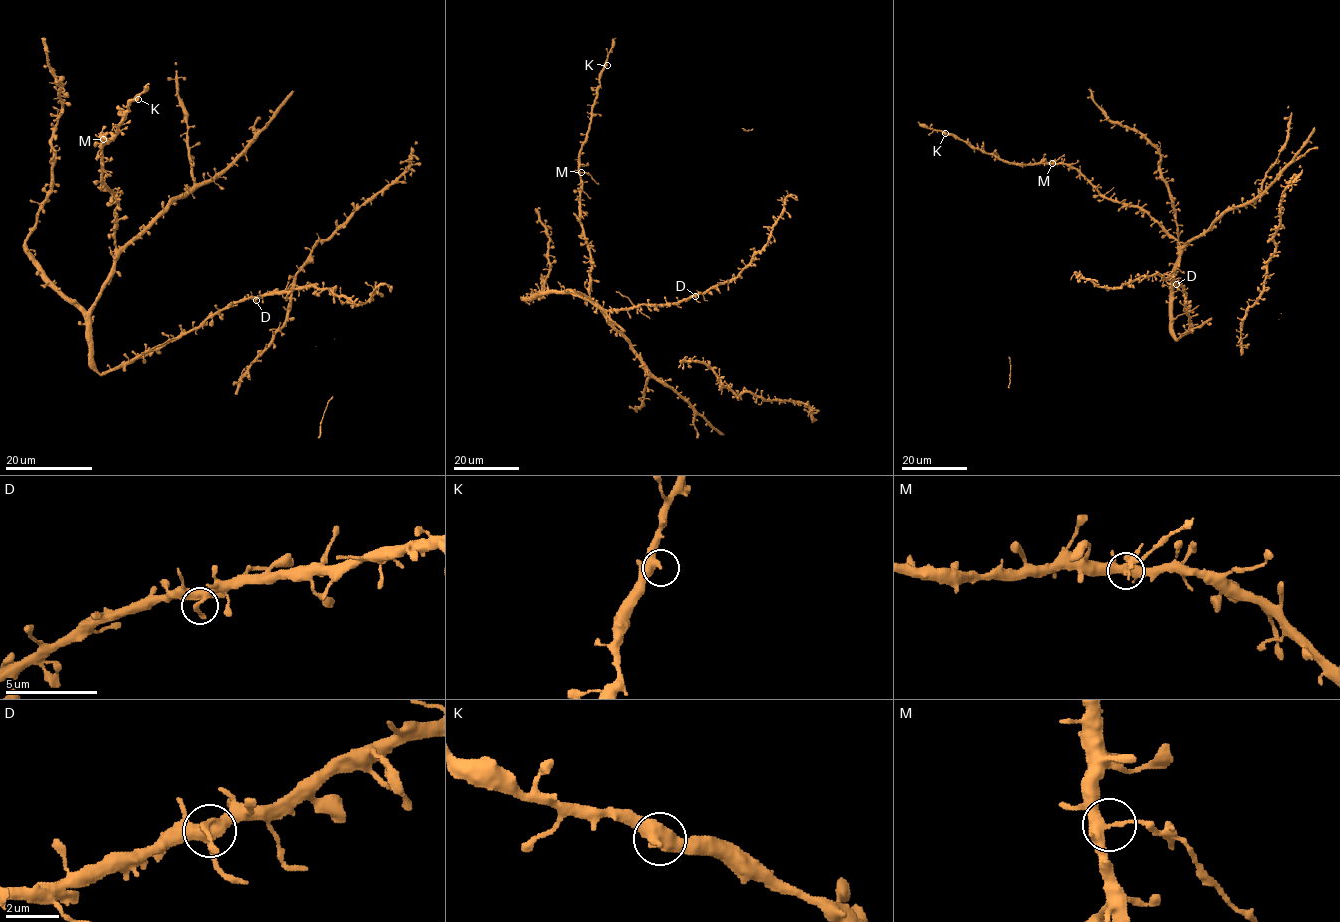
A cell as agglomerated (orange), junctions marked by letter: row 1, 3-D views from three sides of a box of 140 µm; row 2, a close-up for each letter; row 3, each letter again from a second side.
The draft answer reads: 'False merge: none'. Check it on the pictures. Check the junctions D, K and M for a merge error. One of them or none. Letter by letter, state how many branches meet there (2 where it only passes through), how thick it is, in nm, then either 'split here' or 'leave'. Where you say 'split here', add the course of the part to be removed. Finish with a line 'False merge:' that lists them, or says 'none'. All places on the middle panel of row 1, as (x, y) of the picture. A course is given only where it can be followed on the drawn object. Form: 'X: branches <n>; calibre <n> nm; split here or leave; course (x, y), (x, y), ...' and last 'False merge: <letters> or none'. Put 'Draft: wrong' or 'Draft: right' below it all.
D: branches 3; calibre 340 nm; leave
K: branches 3; calibre 360 nm; leave
M: branches 3; calibre 360 nm; split here; course (581, 172), (588, 173), (599, 184)
False merge: M
Draft: wrong

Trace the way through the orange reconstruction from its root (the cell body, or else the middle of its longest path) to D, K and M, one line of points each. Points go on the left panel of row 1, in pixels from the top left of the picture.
D: (111, 369), (197, 329), (209, 318), (234, 303), (249, 298), (256, 300)
K: (111, 369), (96, 368), (90, 320), (115, 248), (116, 198), (102, 180), (101, 138), (115, 135), (138, 99)
M: (111, 369), (96, 368), (90, 320), (115, 248), (116, 198), (102, 180), (103, 139)

